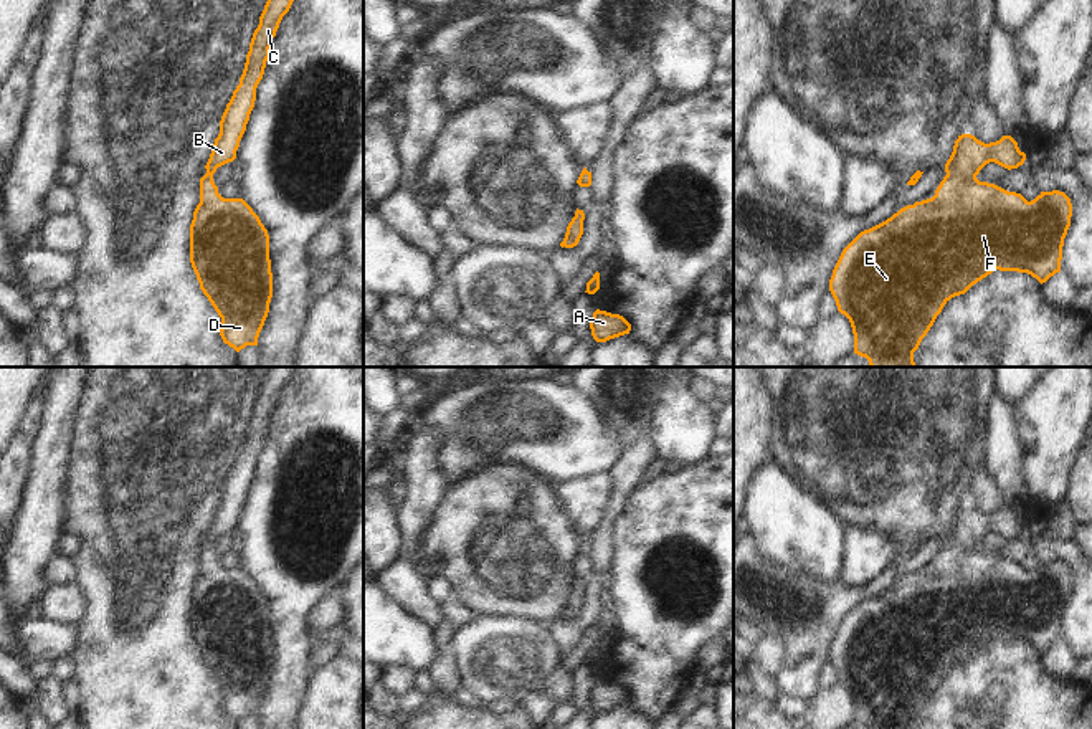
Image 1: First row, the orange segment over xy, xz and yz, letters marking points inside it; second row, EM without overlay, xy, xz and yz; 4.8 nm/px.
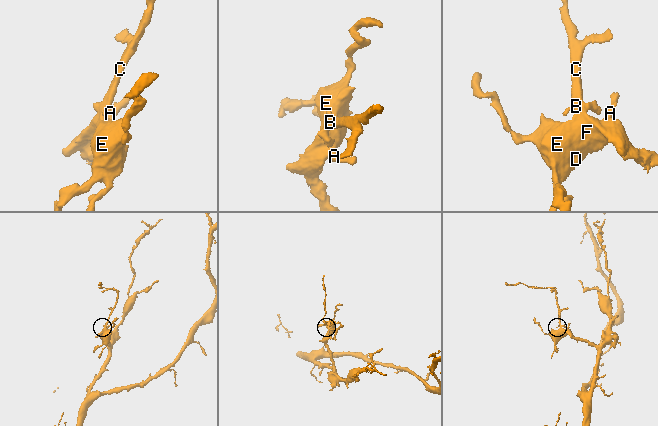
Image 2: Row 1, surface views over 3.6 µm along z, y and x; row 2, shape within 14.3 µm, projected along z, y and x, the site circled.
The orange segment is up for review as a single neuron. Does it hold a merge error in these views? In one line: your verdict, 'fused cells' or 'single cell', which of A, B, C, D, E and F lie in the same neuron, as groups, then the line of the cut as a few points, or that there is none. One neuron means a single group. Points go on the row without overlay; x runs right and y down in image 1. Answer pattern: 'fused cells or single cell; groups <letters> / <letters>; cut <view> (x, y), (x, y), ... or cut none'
single cell; groups A B C D E F; cut none

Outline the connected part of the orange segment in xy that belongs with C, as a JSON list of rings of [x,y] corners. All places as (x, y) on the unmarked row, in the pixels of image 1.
[[[269,367],[253,403],[240,455],[220,491],[200,574],[190,595],[190,633],[221,688],[220,706],[236,722],[258,716],[273,668],[269,605],[243,569],[223,569],[213,552],[218,537],[233,532],[256,471],[269,418],[282,387],[297,367]]]

